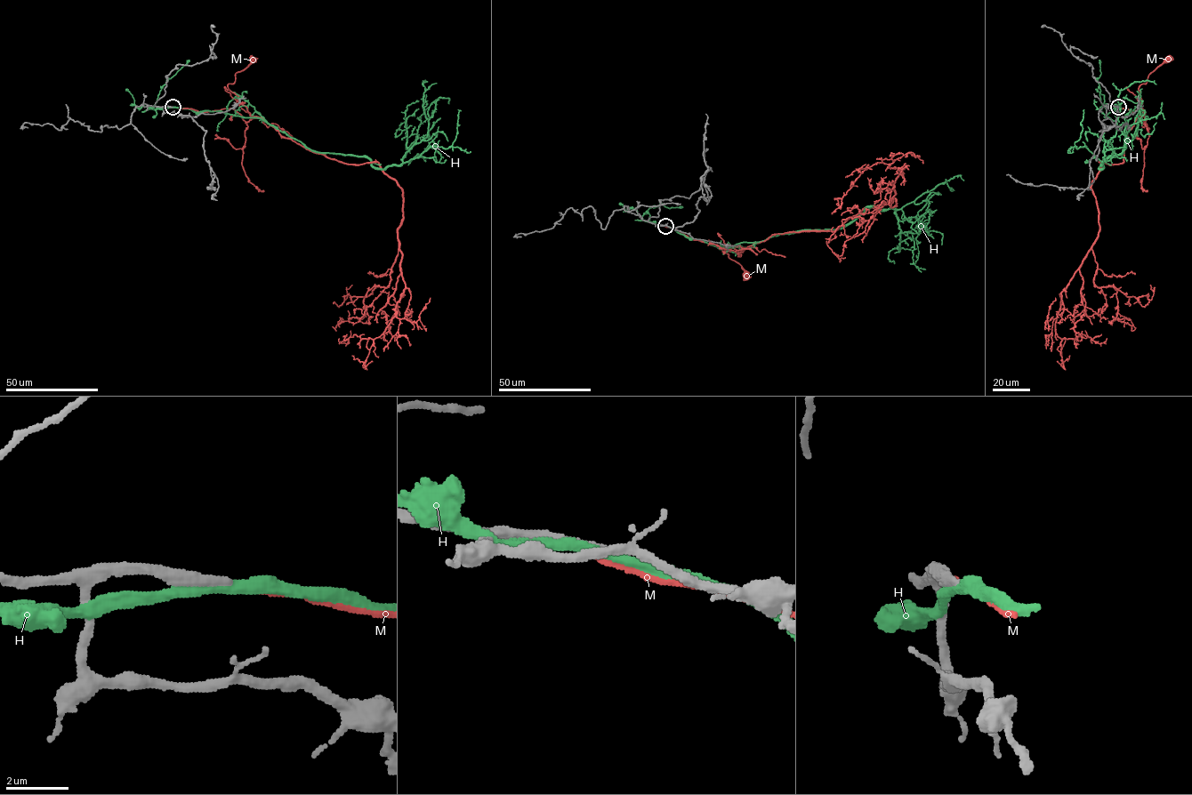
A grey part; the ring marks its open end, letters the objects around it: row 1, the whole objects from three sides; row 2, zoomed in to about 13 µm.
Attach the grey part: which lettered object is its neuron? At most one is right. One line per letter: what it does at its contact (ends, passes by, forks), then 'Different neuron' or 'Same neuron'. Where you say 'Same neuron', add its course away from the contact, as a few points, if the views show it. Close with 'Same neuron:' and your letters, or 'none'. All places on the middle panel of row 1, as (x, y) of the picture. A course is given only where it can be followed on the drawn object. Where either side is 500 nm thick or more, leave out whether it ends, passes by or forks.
H: It passes by. Different neuron
M: It ends there. Different neuron
Same neuron: none

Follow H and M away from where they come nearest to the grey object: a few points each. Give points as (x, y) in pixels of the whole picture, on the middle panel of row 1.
H: (664, 225), (726, 247), (841, 228), (866, 207), (893, 208), (900, 220), (922, 223), (915, 263)
M: (664, 225), (692, 239), (728, 251), (737, 252), (744, 249), (738, 252), (733, 248), (720, 246), (746, 274)

